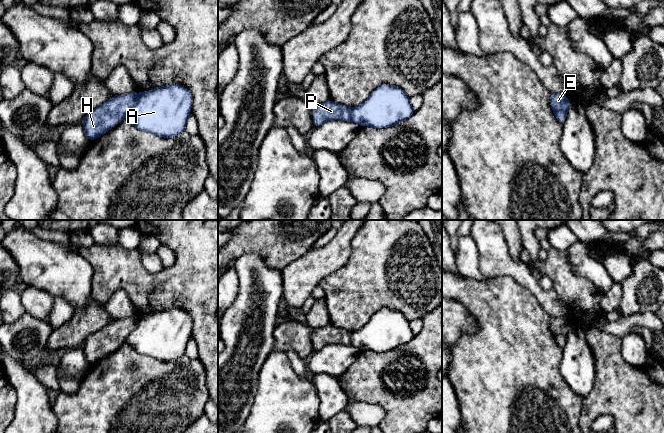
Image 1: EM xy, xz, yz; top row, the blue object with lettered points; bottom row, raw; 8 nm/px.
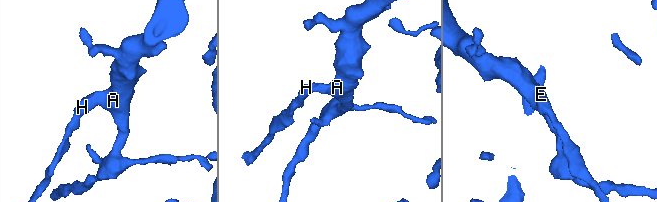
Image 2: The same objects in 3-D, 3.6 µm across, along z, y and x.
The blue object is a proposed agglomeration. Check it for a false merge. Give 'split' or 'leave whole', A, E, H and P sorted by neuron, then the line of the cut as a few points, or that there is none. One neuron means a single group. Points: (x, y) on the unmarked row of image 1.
split; groups A / E H P; cut xy (138, 318), (136, 326), (125, 341)

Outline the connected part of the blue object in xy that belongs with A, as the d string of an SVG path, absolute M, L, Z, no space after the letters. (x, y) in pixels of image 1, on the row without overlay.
M171 308L139 317L126 342L140 354L170 362L186 352L192 319L180 308Z

